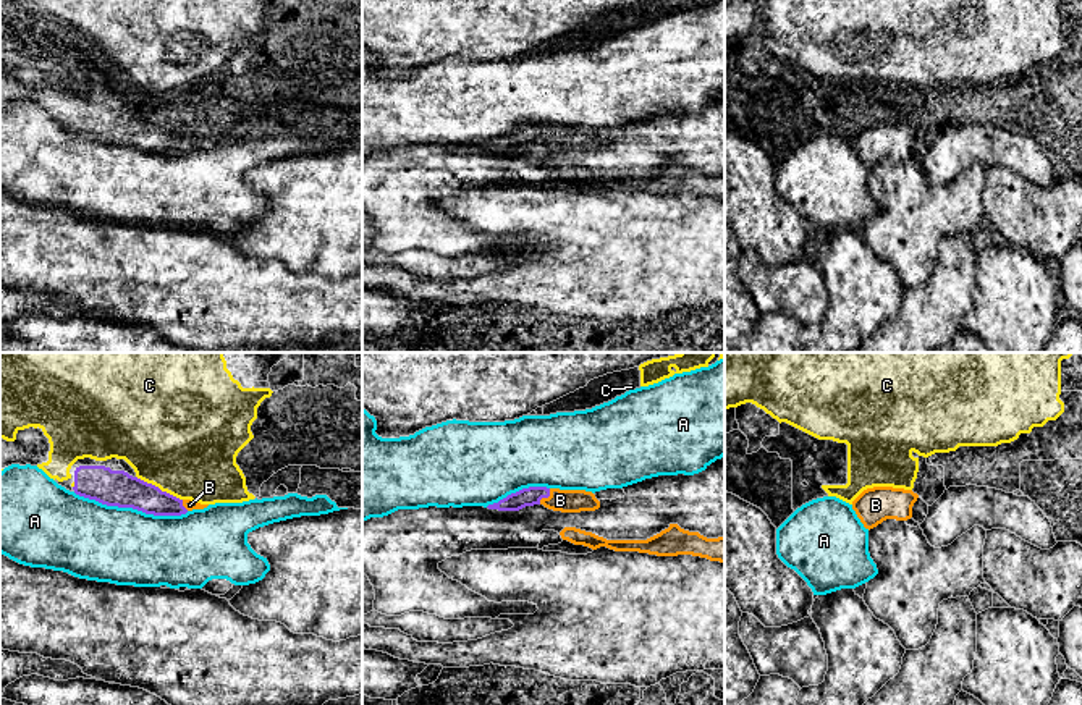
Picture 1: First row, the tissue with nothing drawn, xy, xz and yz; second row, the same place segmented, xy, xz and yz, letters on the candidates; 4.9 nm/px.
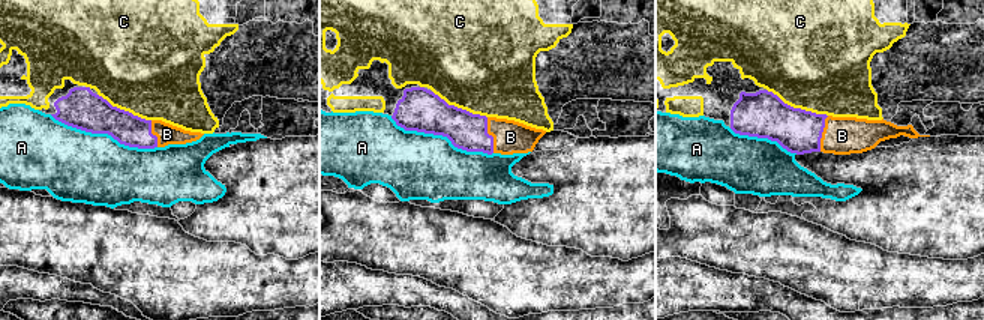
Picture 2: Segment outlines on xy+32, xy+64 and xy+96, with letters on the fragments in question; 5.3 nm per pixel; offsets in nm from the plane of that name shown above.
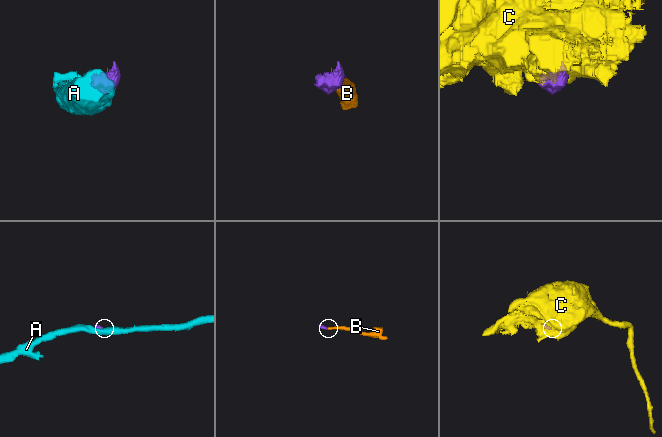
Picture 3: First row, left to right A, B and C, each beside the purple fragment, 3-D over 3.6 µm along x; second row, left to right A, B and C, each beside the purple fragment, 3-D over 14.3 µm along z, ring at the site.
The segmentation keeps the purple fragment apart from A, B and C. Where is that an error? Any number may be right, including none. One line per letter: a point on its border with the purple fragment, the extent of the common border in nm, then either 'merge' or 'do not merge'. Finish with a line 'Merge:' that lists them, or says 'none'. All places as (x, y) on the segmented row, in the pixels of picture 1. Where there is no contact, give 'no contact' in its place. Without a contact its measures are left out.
A: xy (131, 506) | 600 nm | do not merge
B: xz (545, 497) | 100 nm | merge
C: xy (157, 487) | 260 nm | do not merge
Merge: B

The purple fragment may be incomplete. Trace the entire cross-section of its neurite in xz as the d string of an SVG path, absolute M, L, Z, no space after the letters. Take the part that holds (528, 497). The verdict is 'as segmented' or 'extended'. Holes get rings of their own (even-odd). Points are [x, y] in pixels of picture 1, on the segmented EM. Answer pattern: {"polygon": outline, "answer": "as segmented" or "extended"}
{"polygon": "M529 487L508 495L498 503L488 504L488 509L519 511L526 506L543 504L548 509L561 513L595 511L600 501L592 492L560 490L547 487Z", "answer": "extended"}

